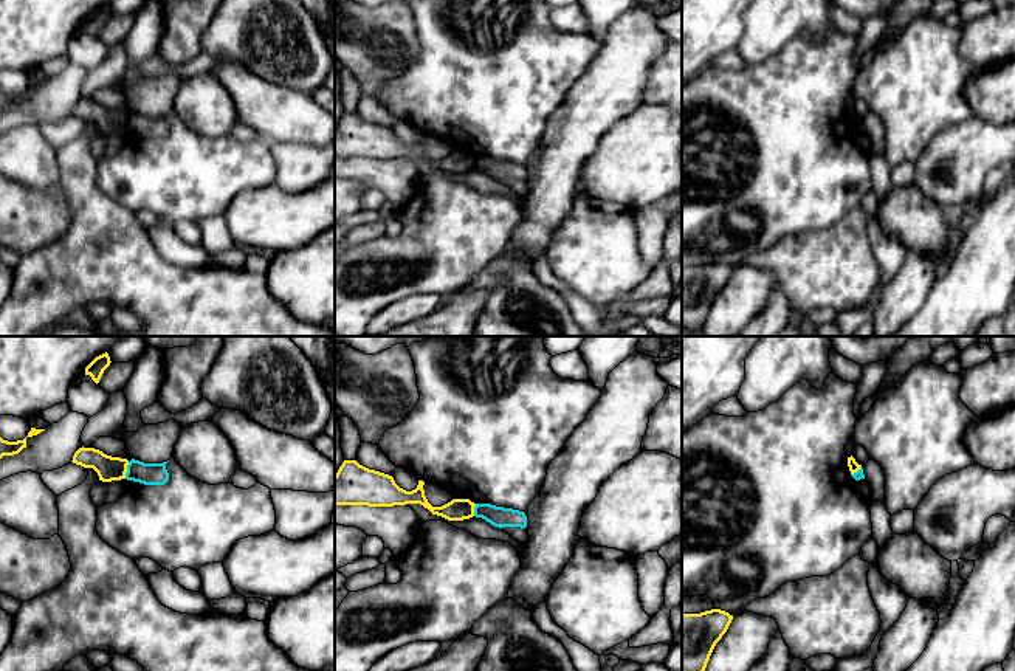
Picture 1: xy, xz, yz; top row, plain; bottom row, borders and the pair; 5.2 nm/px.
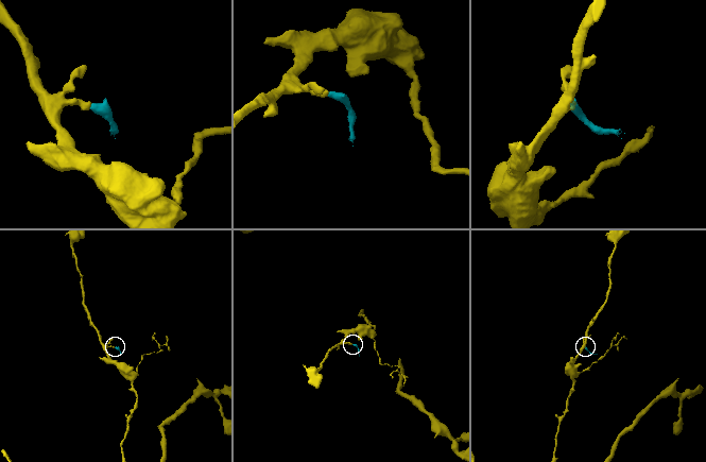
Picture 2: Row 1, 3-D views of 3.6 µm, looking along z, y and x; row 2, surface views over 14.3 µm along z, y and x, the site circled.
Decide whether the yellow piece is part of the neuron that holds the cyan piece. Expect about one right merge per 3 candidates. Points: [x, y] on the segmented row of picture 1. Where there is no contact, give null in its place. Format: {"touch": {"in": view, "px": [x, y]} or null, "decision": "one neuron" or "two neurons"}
{"touch": {"in": "xy", "px": [127, 470]}, "decision": "two neurons"}

